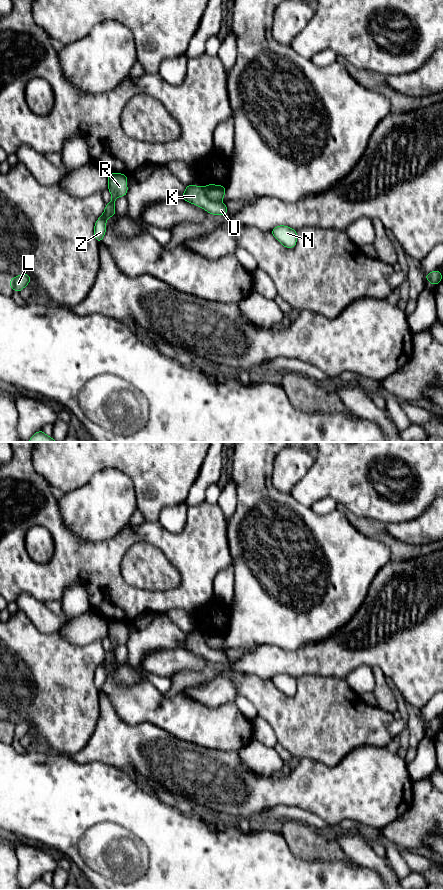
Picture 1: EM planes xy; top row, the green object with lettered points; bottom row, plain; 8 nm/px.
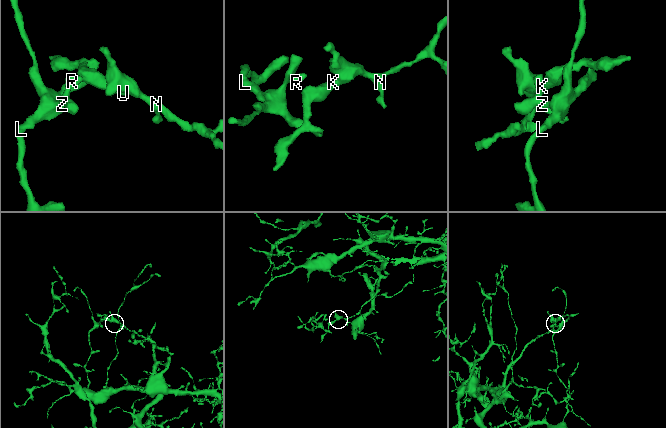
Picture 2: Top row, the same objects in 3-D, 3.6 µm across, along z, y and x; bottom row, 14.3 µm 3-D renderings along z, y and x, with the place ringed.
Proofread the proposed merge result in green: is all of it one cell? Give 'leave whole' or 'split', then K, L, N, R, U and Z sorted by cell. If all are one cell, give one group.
split; K L R U Z / N

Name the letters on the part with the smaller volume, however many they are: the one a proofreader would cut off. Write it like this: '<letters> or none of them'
K, L, R, U, Z

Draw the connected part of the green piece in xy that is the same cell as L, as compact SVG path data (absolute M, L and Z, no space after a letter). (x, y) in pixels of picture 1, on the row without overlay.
M20 722L11 728L9 728L10 735L15 738L16 740L19 740L28 733L28 731L31 729L31 724L28 722Z

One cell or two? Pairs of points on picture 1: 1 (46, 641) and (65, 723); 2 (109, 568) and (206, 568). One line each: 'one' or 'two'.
1: one
2: one

